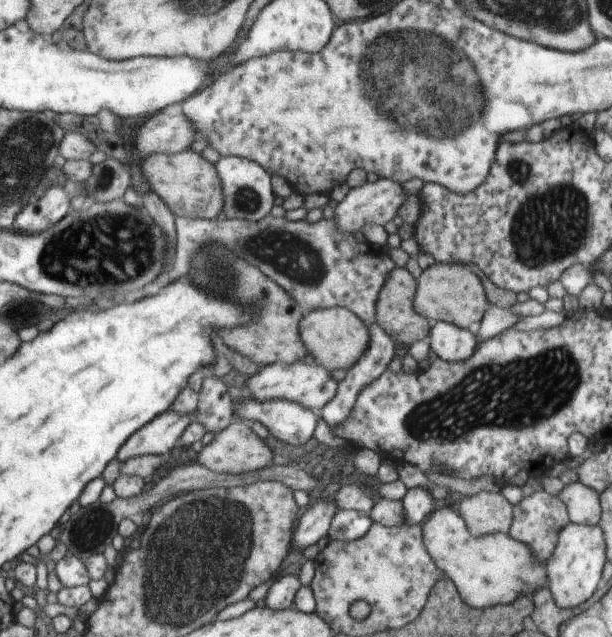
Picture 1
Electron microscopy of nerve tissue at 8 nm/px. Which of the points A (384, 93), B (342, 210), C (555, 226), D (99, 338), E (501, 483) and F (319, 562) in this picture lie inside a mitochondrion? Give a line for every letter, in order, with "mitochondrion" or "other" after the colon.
A: mitochondrion
B: other
C: mitochondrion
D: other
E: other
F: other

